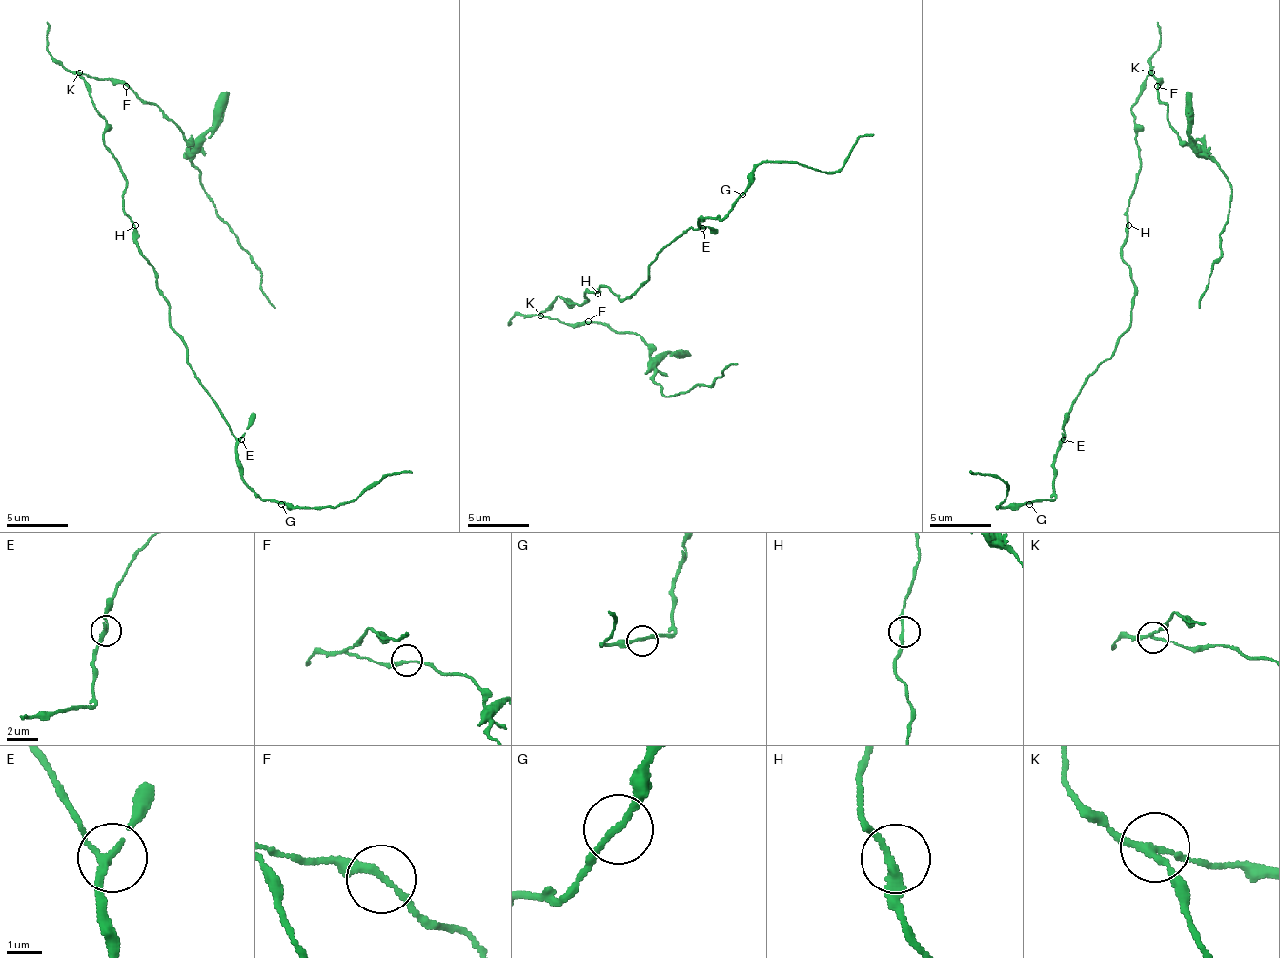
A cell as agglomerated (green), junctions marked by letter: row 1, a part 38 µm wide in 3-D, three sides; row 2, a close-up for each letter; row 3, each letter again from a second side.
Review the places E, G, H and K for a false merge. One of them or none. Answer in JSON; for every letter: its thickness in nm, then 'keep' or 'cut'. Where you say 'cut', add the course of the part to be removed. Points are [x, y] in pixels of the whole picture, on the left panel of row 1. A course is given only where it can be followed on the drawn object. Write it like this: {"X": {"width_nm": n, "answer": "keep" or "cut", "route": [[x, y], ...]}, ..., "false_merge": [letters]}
{"E": {"width_nm": 170, "answer": "keep"}, "G": {"width_nm": 190, "answer": "keep"}, "H": {"width_nm": 200, "answer": "keep"}, "K": {"width_nm": 170, "answer": "cut", "route": [[80, 73], [123, 79], [175, 126], [188, 141], [192, 163], [204, 188], [256, 266], [259, 284], [274, 309]]}, "false_merge": ["K"]}

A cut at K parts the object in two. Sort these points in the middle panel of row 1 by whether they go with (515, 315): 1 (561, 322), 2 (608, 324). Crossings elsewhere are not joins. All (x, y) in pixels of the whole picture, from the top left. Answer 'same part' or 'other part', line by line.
1: other part
2: other part

